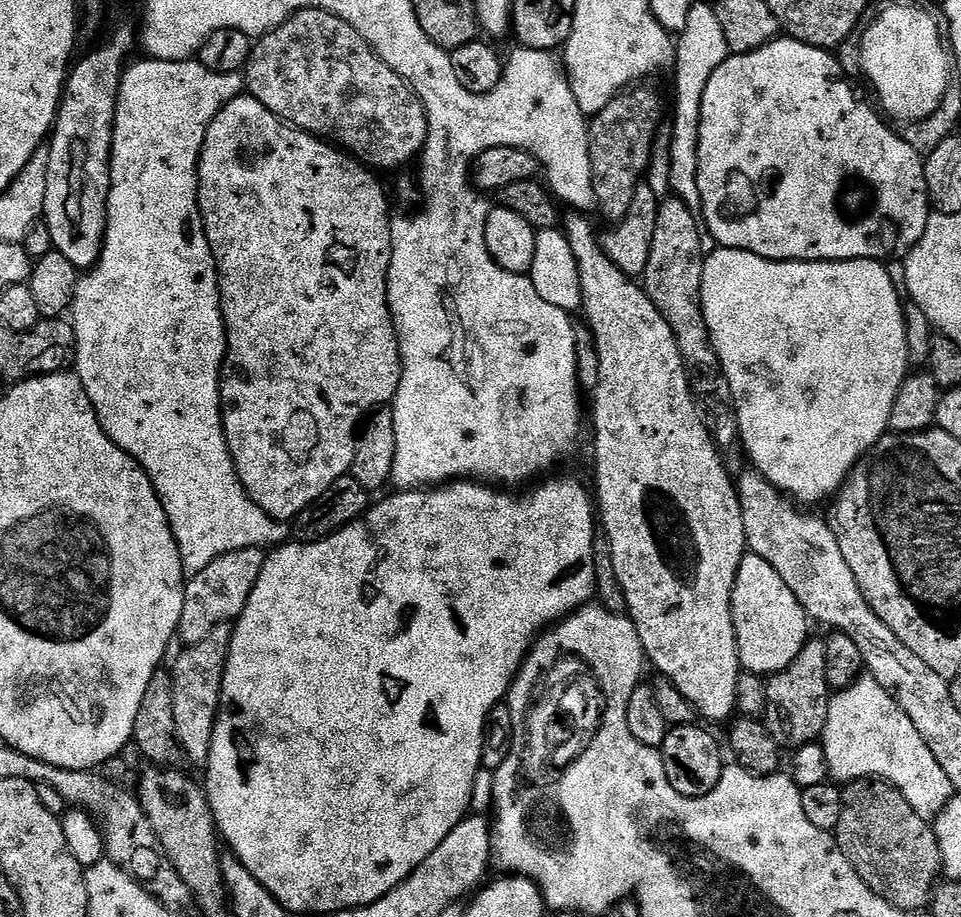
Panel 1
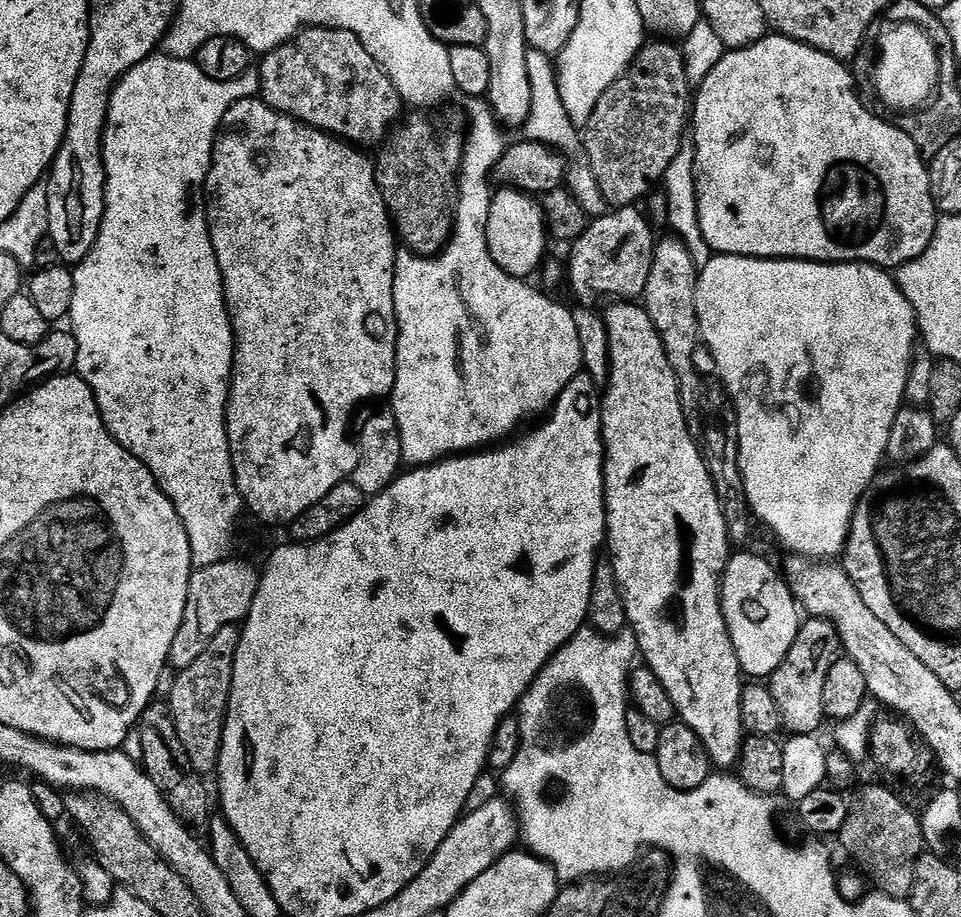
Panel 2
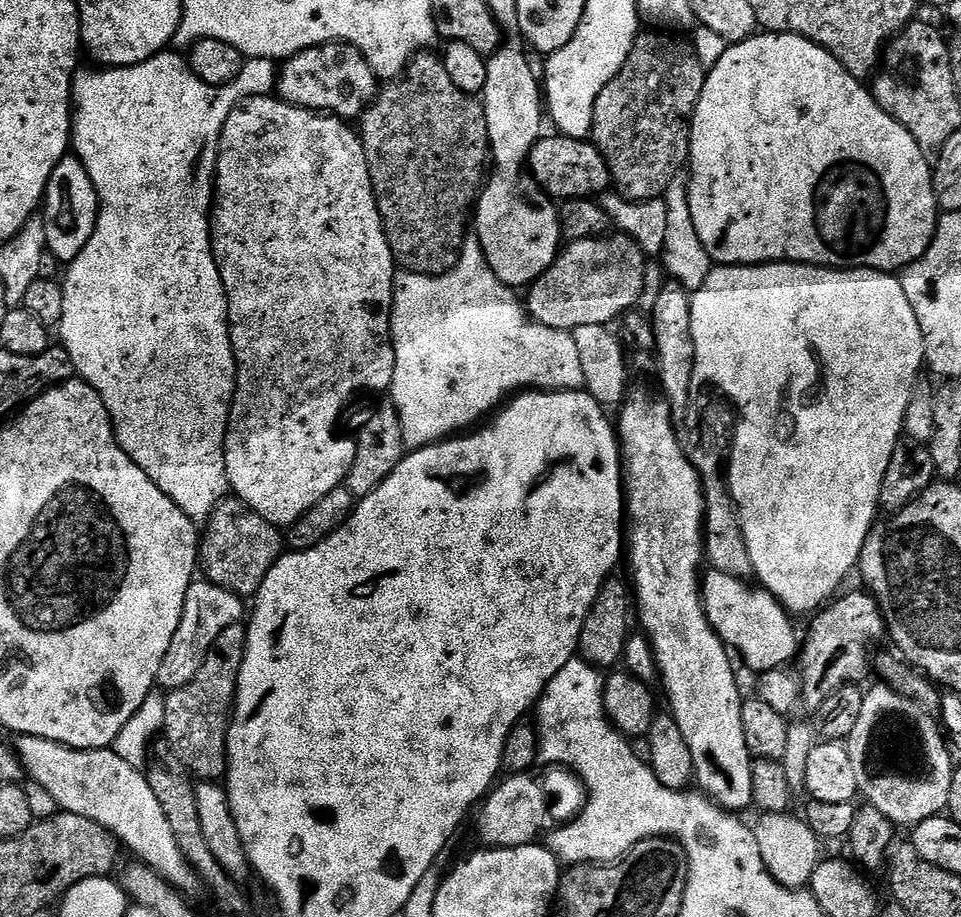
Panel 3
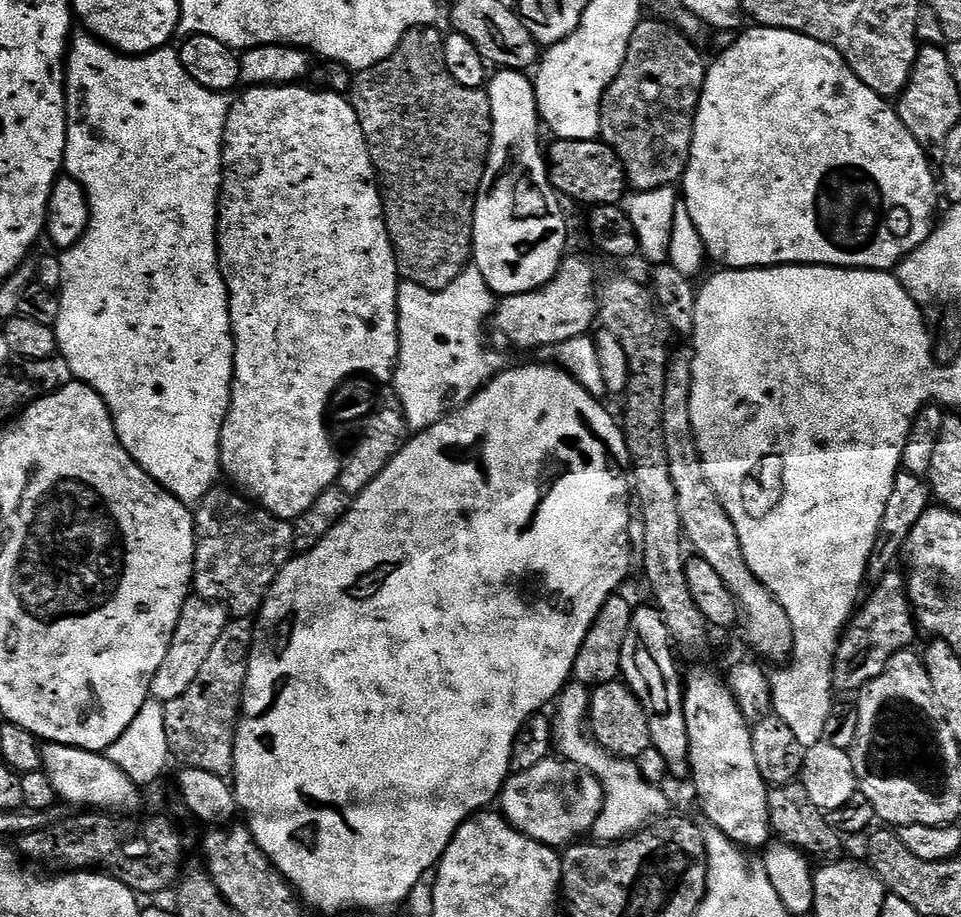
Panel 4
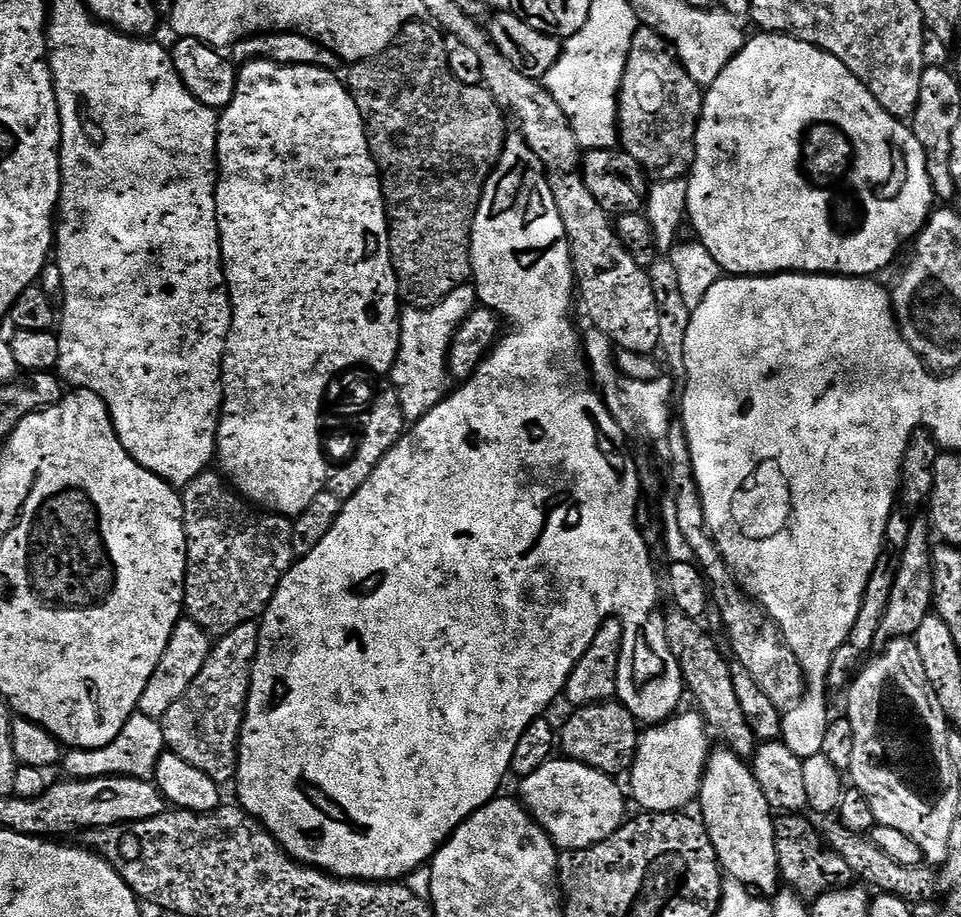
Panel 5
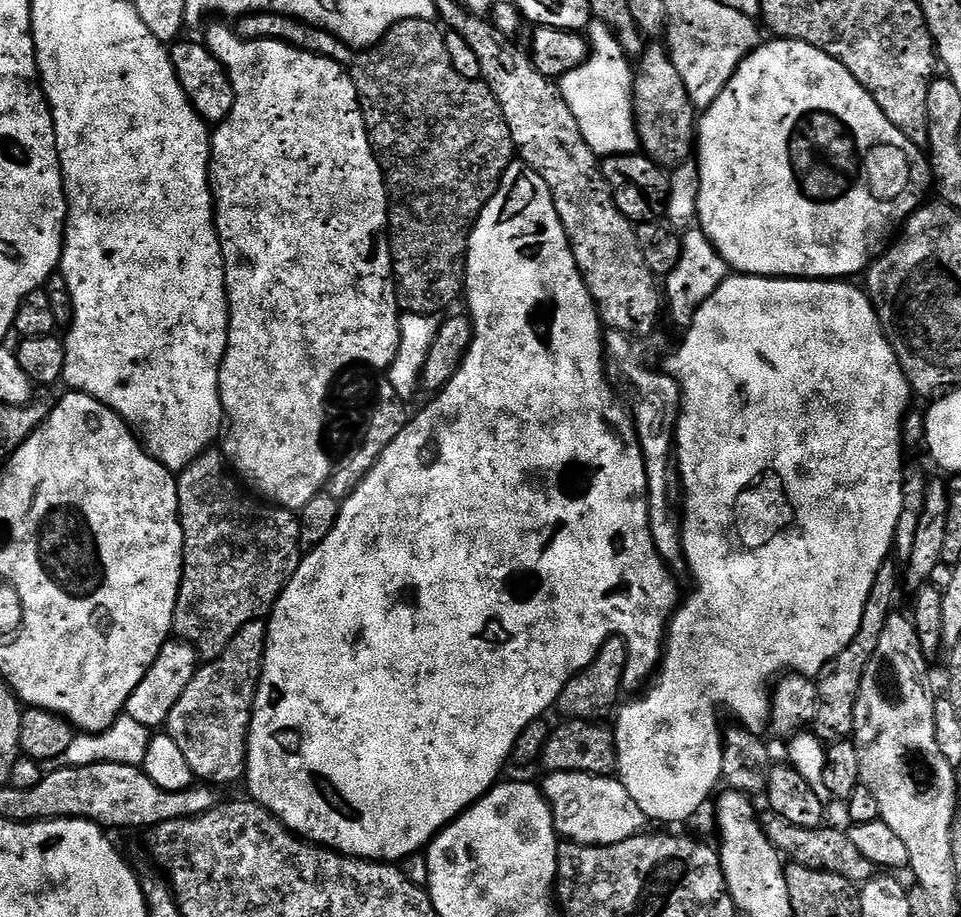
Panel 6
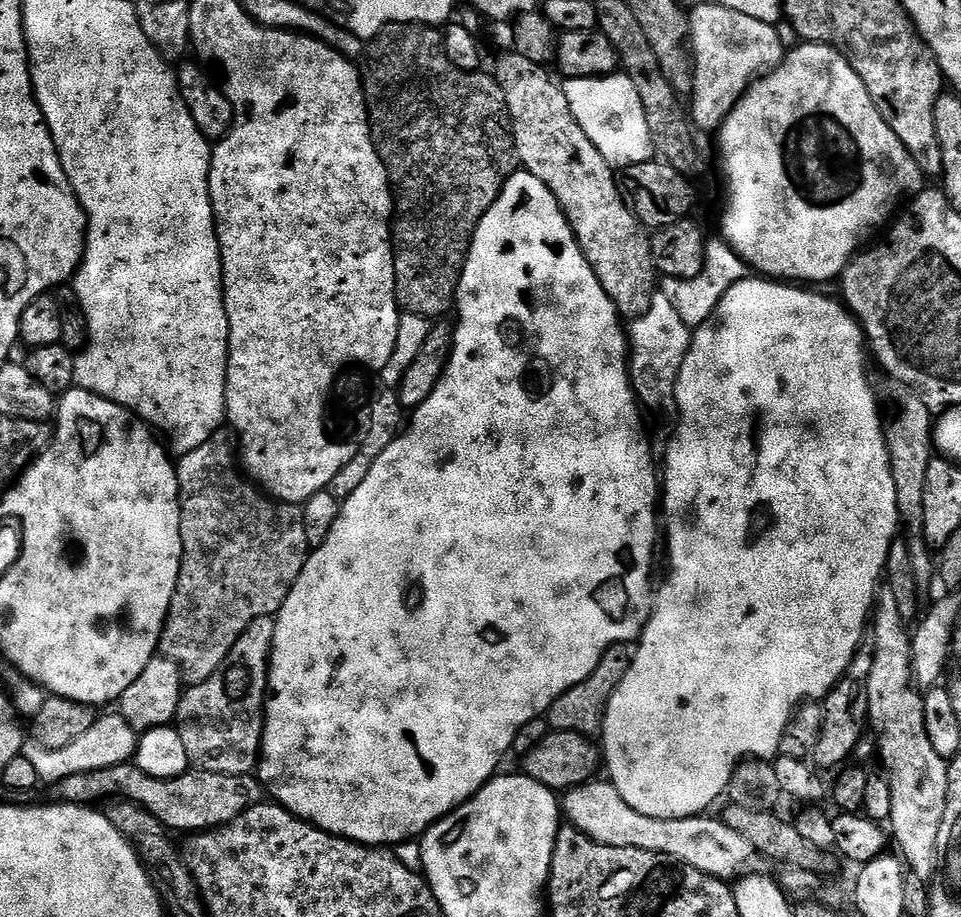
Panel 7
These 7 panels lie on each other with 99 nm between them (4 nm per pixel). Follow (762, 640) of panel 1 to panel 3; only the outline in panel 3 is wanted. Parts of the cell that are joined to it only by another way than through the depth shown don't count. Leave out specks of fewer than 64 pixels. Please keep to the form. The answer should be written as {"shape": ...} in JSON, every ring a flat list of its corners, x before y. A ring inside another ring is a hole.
{"shape":[[708,570,702,576,704,613,712,623,720,639,729,649,740,651,740,656,756,671,756,674,783,669,788,659,798,652,798,636,792,625,793,617,787,608,763,586,747,588,749,585,736,576,725,572]]}

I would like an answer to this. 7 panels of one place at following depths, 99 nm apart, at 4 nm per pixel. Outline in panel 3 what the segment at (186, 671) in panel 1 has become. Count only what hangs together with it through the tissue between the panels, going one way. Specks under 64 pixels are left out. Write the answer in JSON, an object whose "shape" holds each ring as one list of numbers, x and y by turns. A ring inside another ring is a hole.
{"shape":[[243,623,226,626,218,642,210,646,202,670,186,686,173,688,166,696,166,722,163,739,182,758,182,762,200,782,220,782,228,774,228,728,236,702,238,674,246,654,248,630]]}

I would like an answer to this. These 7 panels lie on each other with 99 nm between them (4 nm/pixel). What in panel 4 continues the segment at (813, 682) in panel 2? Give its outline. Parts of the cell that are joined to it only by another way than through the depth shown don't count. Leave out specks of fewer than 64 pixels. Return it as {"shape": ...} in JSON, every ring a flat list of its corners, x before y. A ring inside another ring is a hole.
{"shape":[[893,570,875,585,872,597,859,605,849,625,844,629,832,665,832,687,837,693,859,693,861,688,878,678,886,670,894,654,911,649,912,639,918,636,918,625,908,601,908,590,903,575]]}

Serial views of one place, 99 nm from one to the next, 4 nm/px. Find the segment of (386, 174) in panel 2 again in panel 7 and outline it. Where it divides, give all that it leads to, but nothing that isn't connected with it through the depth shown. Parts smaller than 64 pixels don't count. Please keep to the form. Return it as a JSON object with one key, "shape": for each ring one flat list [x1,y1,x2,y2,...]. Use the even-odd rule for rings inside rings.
{"shape":[[389,24,373,40,367,41,359,70,360,80,364,83,364,101,368,107,368,119,372,125,372,141,378,154,384,160,388,171,388,183,394,186,396,195,395,264,397,266,394,274,396,304,403,313,408,312,415,316,436,320,443,317,440,315,448,310,450,312,455,305,460,275,464,269,478,222,486,214,486,210,490,210,490,206,494,206,494,202,500,197,500,192,506,186,506,182,518,170,516,143,512,137,512,121,508,118,506,98,500,87,496,85,495,75,488,73,487,76,487,71,484,70,479,72,458,70,458,66,454,66,450,62,450,58,446,58,443,35,430,24]]}

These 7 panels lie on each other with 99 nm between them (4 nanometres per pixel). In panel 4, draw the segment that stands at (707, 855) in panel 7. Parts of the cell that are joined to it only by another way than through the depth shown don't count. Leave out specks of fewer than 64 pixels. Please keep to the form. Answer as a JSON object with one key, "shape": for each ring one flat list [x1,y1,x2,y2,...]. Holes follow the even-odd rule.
{"shape":[[549,758,538,762,531,770,509,775,504,790,498,797,498,808,508,823,513,824,522,834,557,850,573,843,585,832,591,833,594,822,604,805,604,791,595,778,585,779,576,800,576,809,564,801,560,783,564,780,565,765,559,759]]}

